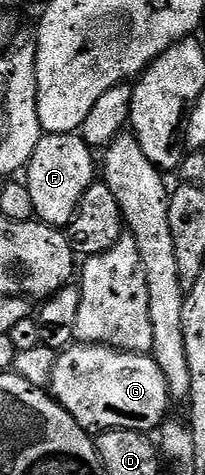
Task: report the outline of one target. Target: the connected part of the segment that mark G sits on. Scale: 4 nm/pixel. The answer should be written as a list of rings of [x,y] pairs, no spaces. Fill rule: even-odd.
[[[75,342],[70,348],[60,351],[55,357],[49,391],[63,409],[91,434],[108,428],[154,433],[168,419],[167,407],[172,407],[173,404],[165,374],[161,374],[161,366],[157,366],[154,356],[146,352],[118,352],[117,349],[106,348],[103,344]]]

